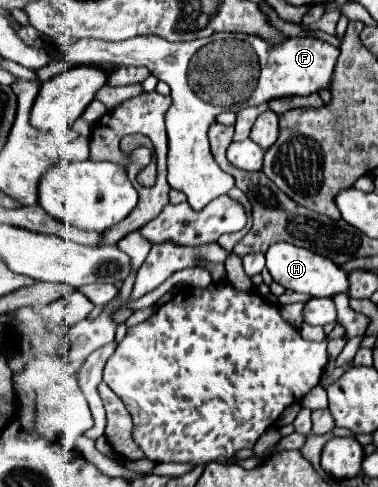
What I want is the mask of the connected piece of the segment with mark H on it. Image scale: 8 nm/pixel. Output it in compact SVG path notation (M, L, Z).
M276 243L266 251L266 269L270 271L272 279L280 283L286 291L304 293L316 299L346 293L346 289L350 287L348 273L342 267L338 267L334 261L330 261L330 257L322 257L318 253L312 253L308 249L290 243Z

